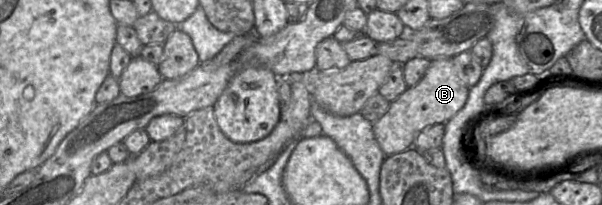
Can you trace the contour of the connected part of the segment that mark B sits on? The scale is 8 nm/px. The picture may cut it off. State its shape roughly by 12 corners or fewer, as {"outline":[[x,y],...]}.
{"outline":[[452,58],[423,78],[373,124],[385,156],[413,147],[425,127],[446,123],[469,87]]}

